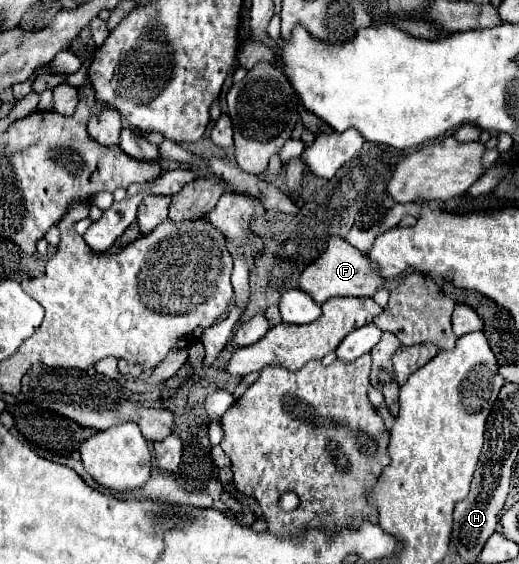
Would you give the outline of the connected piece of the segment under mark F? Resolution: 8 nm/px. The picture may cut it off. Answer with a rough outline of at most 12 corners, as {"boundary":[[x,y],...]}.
{"boundary":[[333,236],[297,288],[317,304],[373,296],[385,280],[357,248]]}

